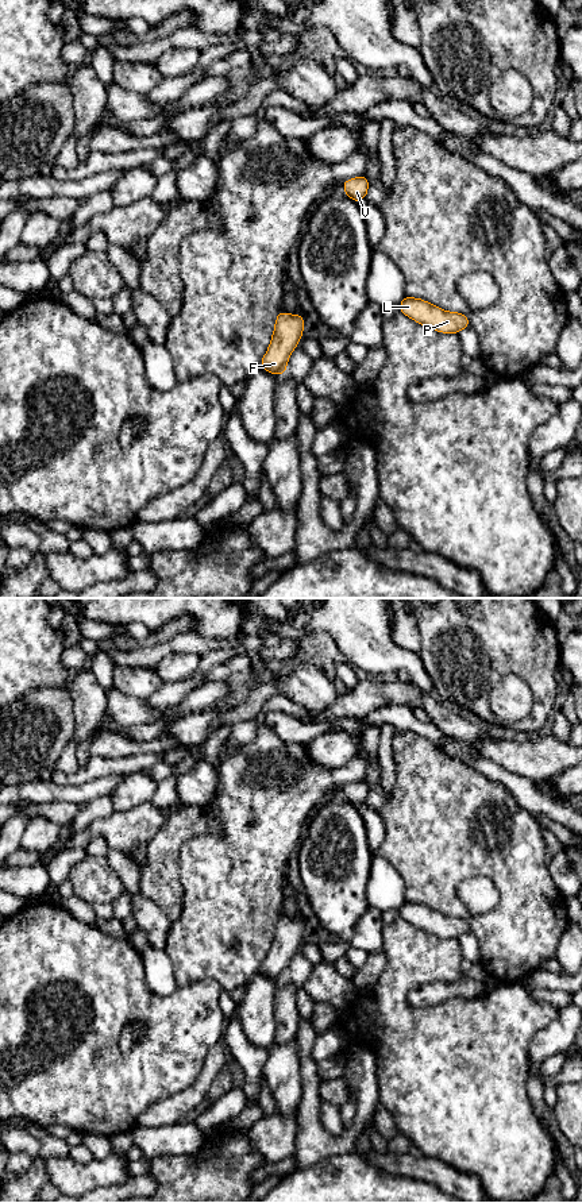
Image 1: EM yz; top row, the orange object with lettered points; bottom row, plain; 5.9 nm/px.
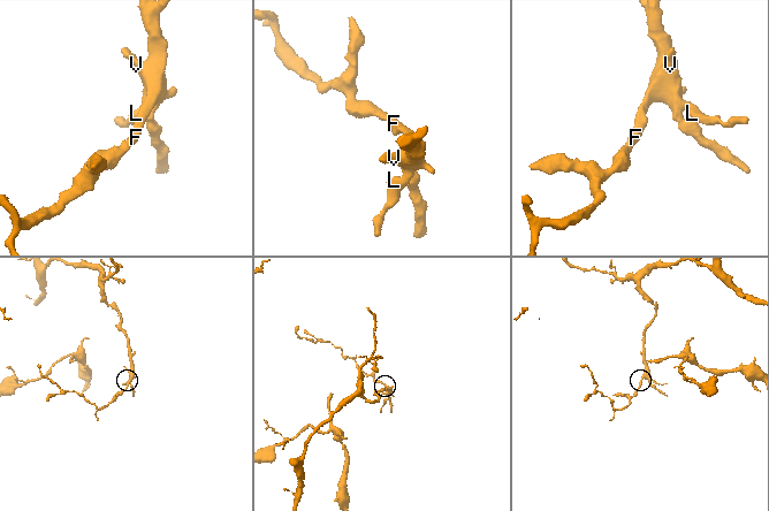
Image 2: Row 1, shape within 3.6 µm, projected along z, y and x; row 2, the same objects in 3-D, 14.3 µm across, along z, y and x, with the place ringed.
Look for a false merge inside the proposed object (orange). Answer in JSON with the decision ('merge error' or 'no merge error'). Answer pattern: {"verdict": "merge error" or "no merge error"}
{"verdict": "no merge error"}

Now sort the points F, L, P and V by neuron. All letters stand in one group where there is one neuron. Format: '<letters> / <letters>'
F L P V

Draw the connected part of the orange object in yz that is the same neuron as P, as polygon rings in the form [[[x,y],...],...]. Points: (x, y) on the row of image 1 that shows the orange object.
[[[405,296],[400,302],[400,312],[409,319],[442,333],[458,333],[470,325],[466,315],[446,312],[421,298]]]

